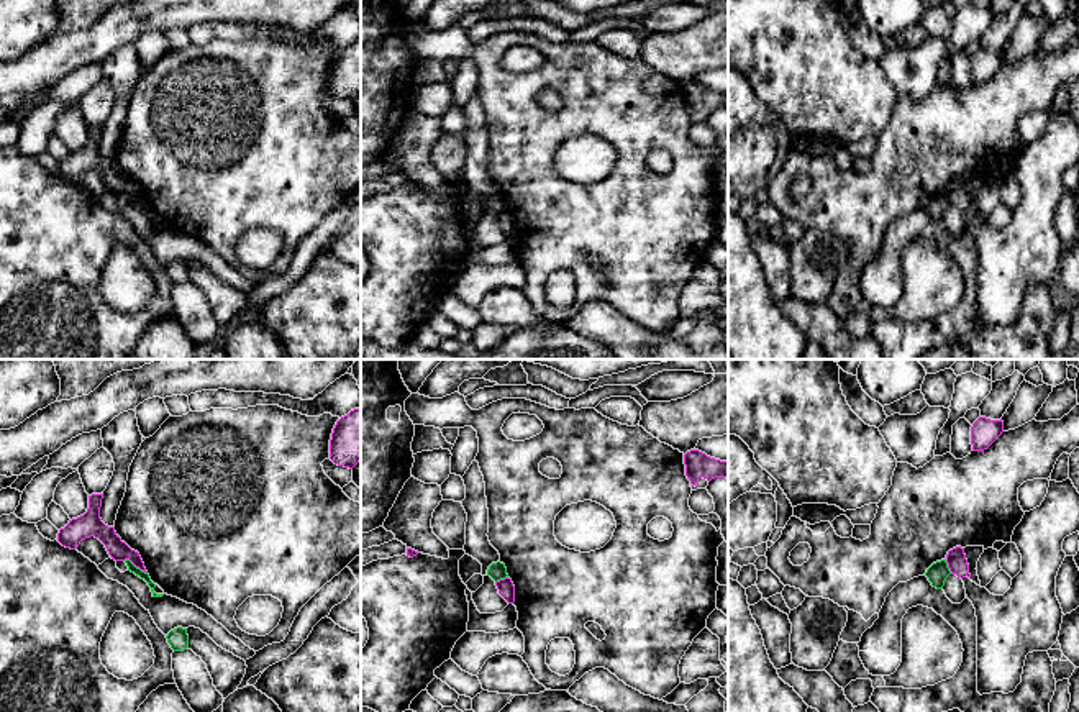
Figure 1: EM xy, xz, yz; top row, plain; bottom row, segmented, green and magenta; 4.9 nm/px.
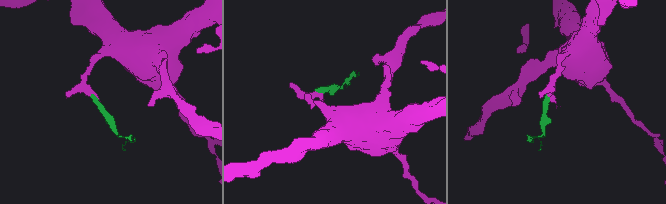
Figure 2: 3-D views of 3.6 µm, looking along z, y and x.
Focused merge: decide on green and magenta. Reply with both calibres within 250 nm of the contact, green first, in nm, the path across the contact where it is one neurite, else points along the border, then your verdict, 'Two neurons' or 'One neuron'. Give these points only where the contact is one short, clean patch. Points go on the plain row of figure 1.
Thickness 40 nm (green) against 100 nm. Boundary: xy (123, 192), (146, 205). Two neurons

